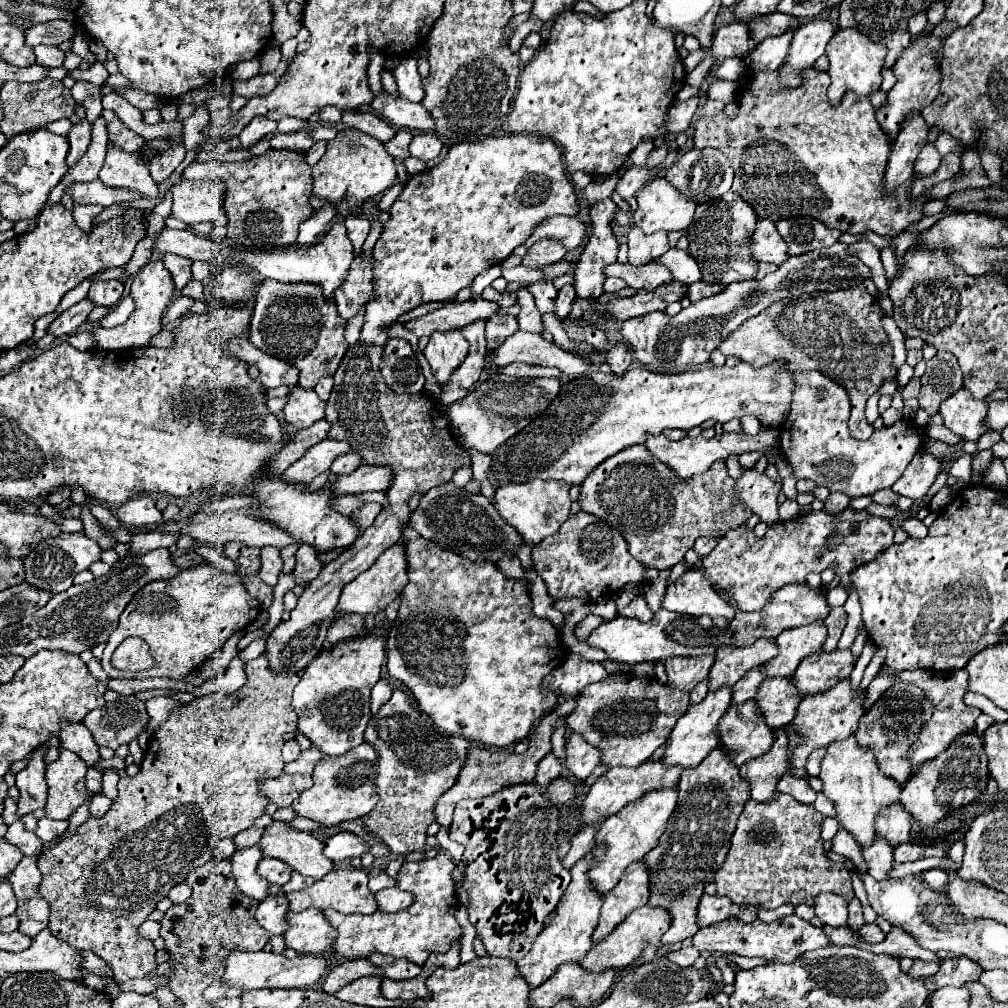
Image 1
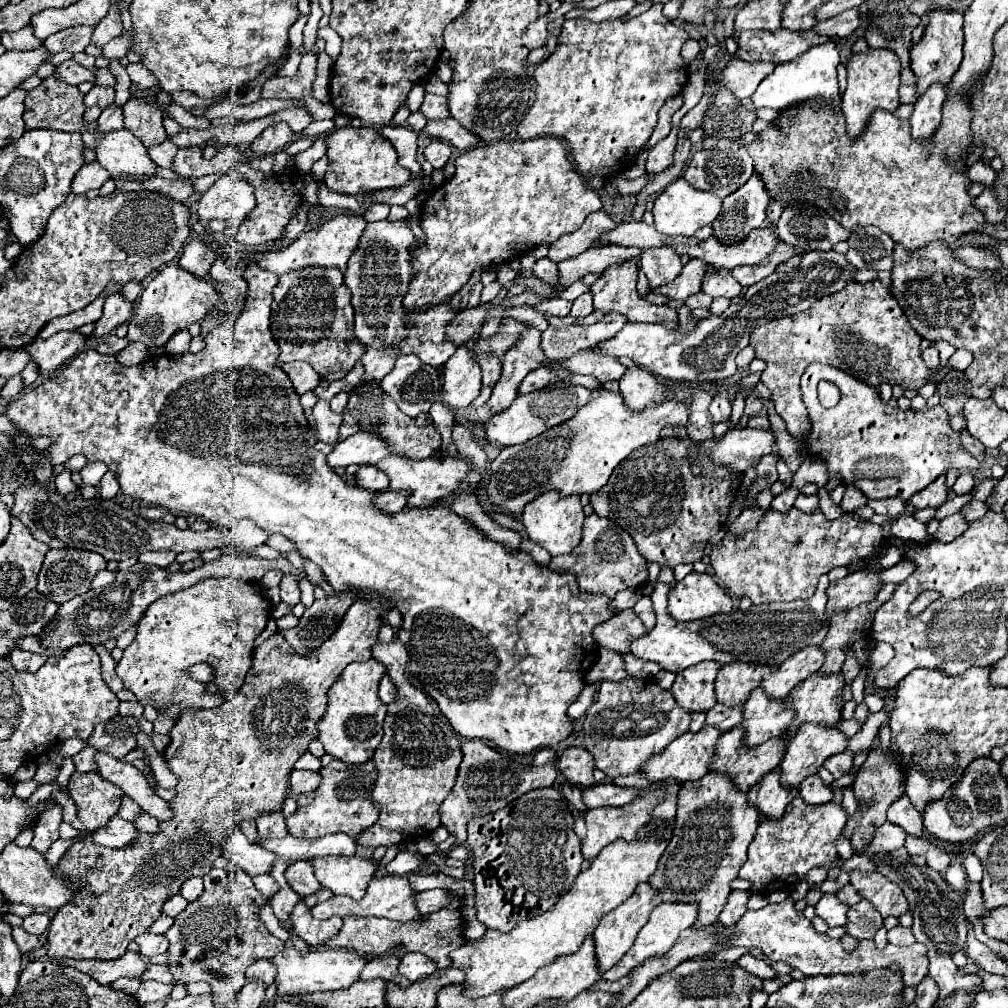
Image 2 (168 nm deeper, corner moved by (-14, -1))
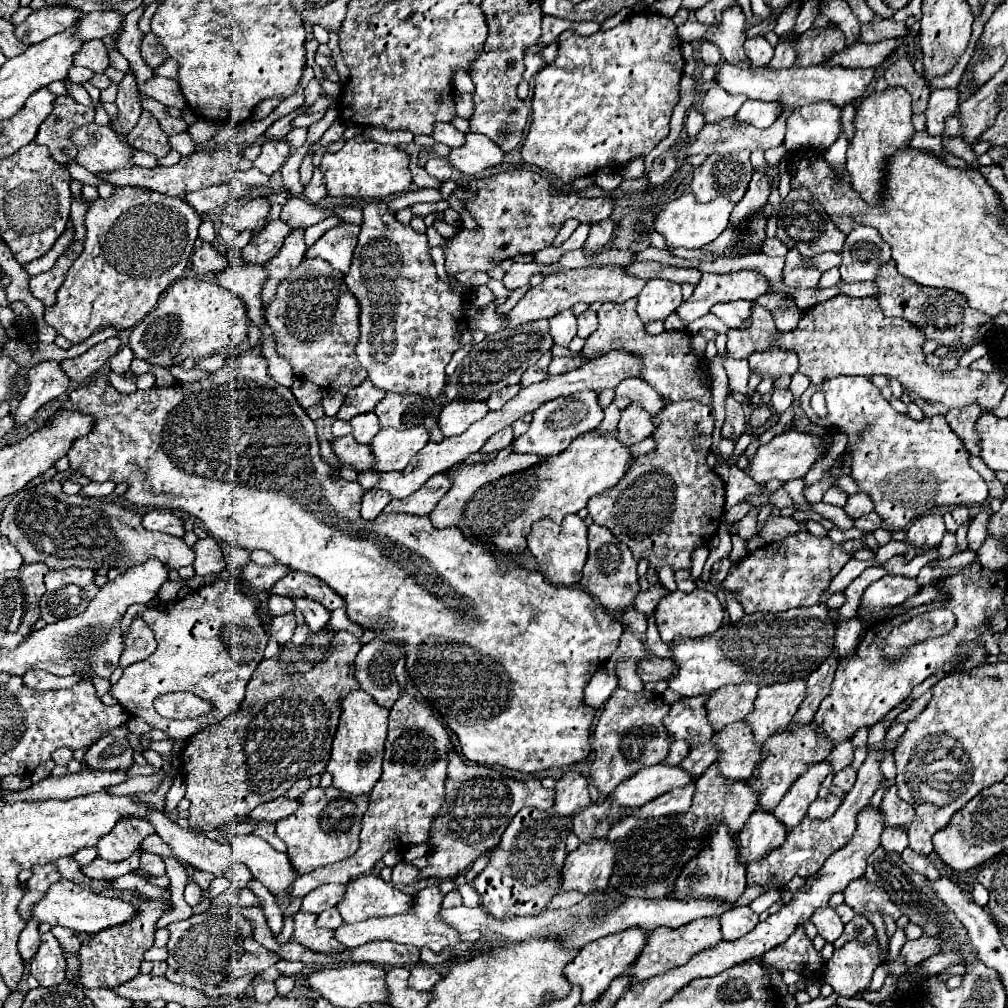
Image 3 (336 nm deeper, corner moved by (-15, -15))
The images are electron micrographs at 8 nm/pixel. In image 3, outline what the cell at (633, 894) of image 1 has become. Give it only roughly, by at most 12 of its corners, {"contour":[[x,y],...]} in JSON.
{"contour":[[643,928],[603,936],[565,968],[583,1002],[597,1000],[635,962]]}

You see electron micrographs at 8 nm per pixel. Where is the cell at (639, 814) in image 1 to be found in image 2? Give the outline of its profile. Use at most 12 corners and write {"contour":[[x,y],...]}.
{"contour":[[616,840],[550,910],[450,952],[480,998],[574,954],[666,842]]}

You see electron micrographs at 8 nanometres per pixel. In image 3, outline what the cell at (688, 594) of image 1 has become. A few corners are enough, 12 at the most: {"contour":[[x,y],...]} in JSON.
{"contour":[[703,588],[667,594],[655,610],[661,640],[705,636],[723,622]]}

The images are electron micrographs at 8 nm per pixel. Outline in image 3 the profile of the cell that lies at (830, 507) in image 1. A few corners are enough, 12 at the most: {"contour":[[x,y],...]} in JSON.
{"contour":[[865,492],[847,498],[845,512],[853,520],[869,514],[873,502]]}

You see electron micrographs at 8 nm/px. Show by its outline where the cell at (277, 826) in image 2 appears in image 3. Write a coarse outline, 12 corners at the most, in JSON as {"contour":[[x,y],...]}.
{"contour":[[259,824],[253,834],[275,850],[287,852],[287,844],[275,834],[273,824]]}

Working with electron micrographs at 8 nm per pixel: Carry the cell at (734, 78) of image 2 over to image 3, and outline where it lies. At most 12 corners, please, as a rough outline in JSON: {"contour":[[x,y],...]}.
{"contour":[[715,84],[703,96],[703,116],[735,116],[747,96]]}

